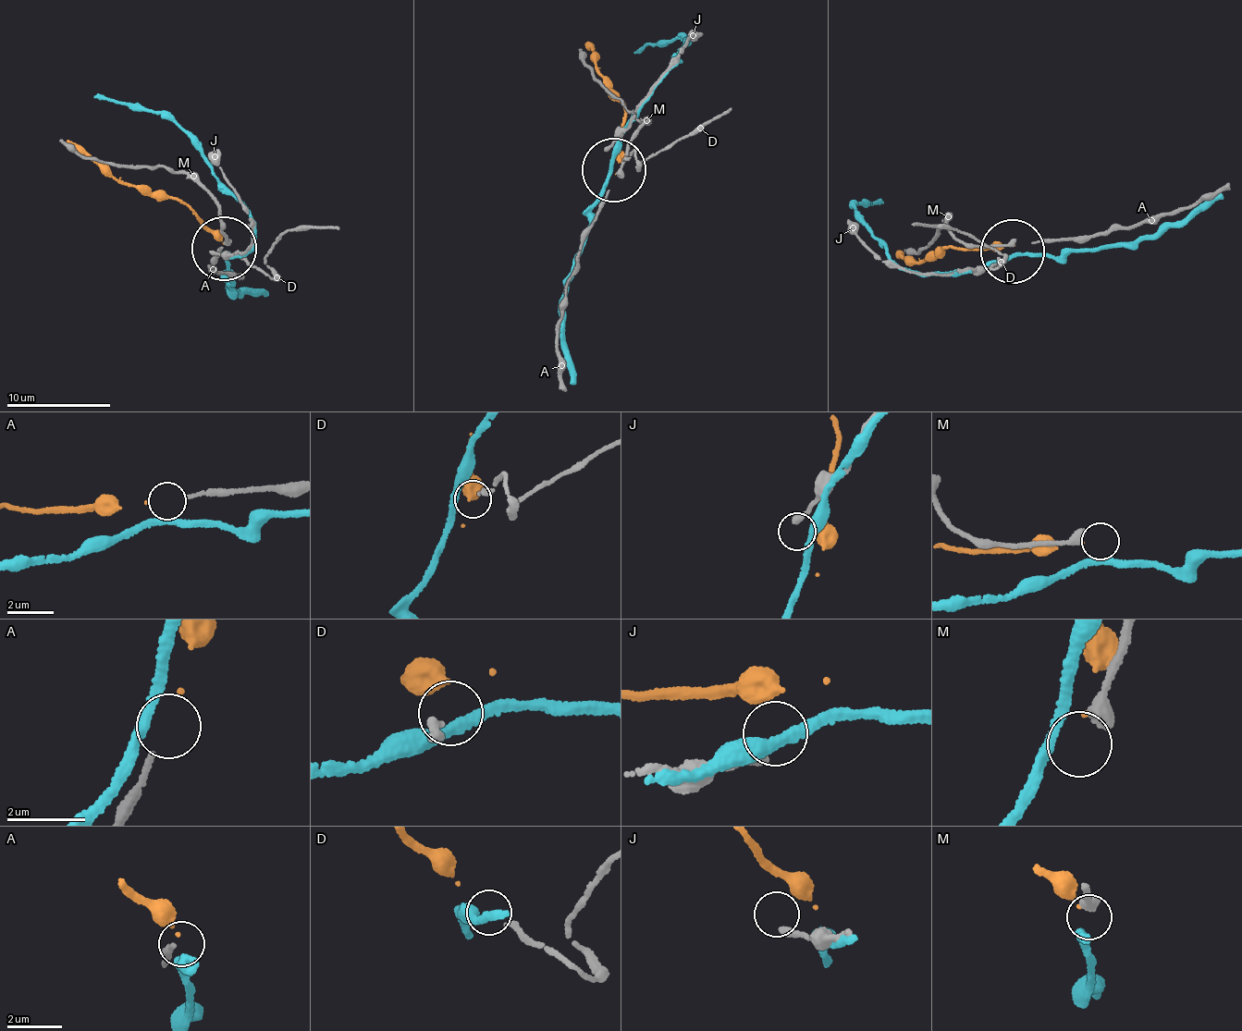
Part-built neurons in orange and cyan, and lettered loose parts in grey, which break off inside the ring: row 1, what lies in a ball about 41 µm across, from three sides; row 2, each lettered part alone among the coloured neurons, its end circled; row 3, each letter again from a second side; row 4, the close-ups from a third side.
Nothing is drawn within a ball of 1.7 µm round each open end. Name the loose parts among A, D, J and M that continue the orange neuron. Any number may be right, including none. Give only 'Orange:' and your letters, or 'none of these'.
Orange: A

